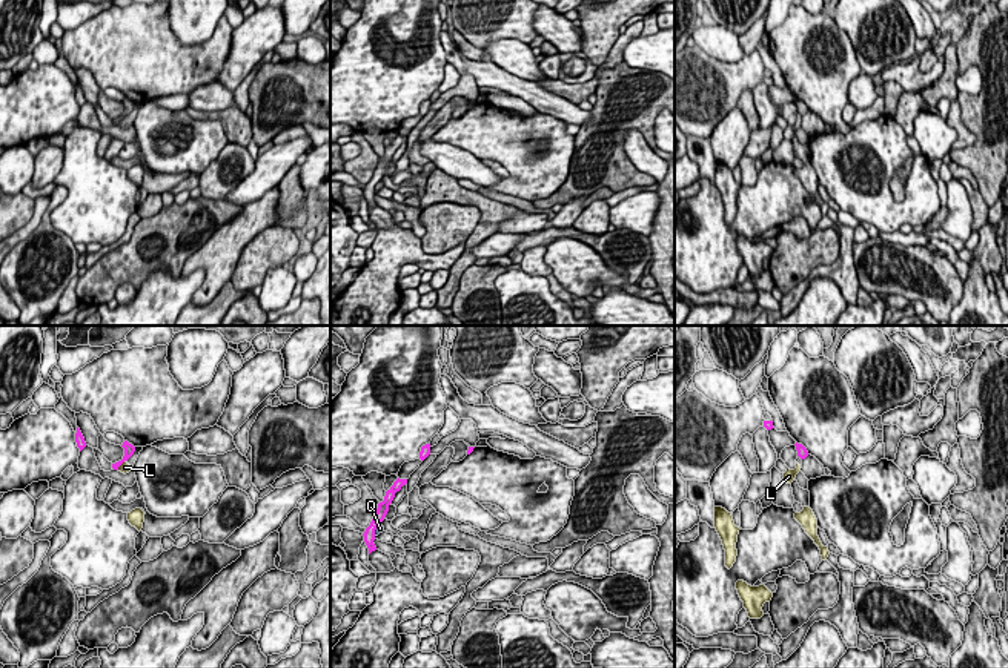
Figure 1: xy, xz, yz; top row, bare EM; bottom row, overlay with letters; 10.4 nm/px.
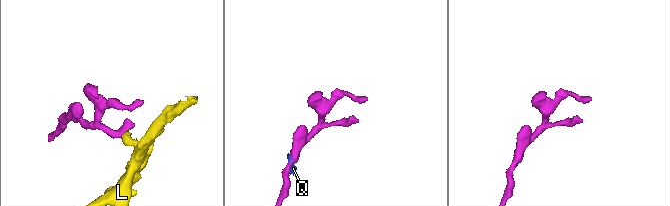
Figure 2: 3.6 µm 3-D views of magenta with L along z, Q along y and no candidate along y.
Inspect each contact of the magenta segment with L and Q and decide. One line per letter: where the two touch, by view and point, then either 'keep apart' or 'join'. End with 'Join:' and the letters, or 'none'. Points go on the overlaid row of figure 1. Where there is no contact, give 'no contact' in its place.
L: xy (122, 462) | keep apart
Q: xz (375, 529) | keep apart
Join: none

